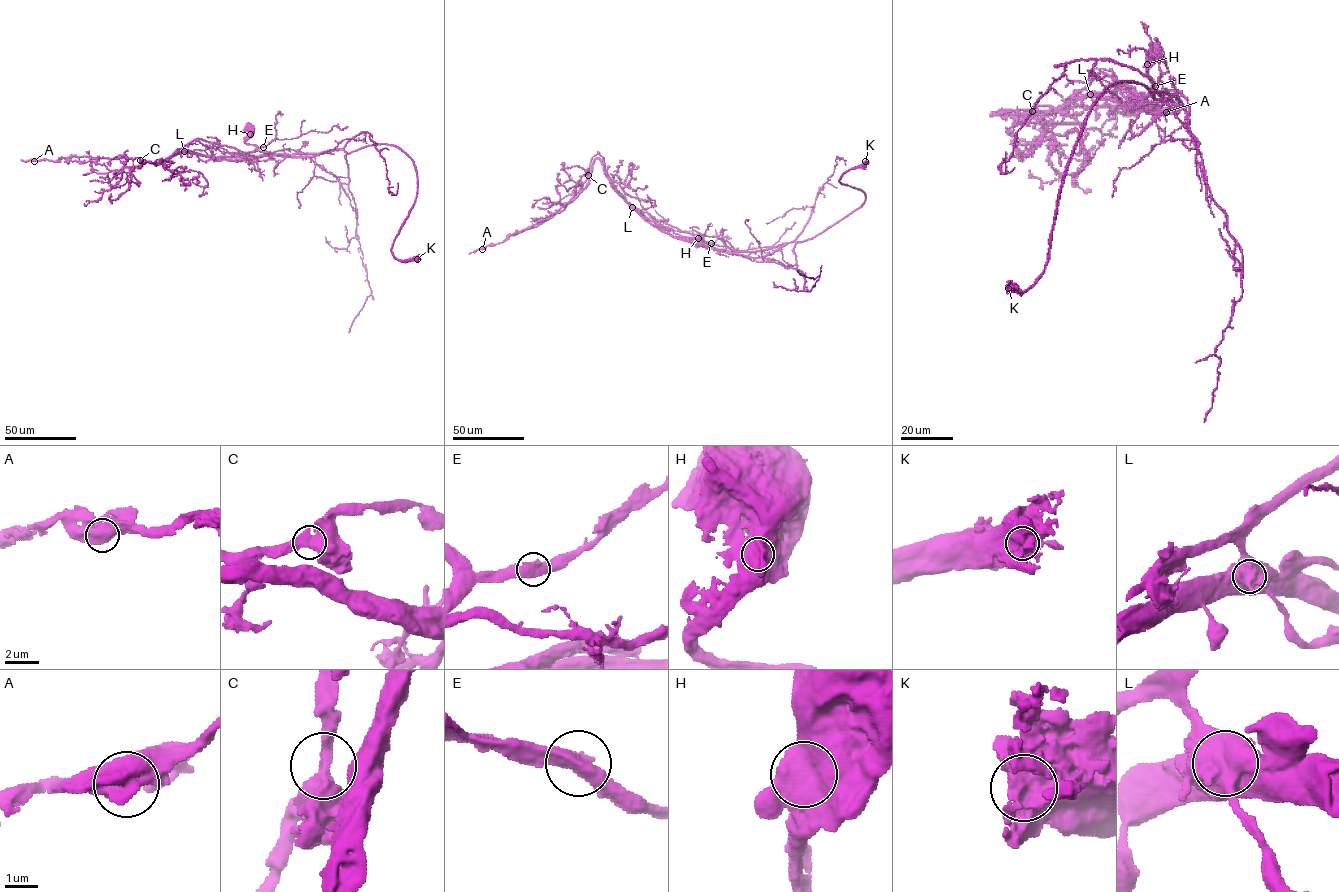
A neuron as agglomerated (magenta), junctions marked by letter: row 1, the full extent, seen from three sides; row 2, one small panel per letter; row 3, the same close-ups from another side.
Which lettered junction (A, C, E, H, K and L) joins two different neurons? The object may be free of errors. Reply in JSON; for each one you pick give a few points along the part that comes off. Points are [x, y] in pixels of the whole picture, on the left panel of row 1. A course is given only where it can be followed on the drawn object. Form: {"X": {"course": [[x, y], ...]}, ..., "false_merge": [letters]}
{"L": {"course": [[184, 151], [178, 148], [168, 160], [154, 162], [141, 161], [135, 157], [72, 156], [54, 161], [21, 160]]}, "false_merge": ["L"]}

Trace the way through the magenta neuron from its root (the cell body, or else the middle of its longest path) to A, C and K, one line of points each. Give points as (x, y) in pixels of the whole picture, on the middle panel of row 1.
A: (699, 243), (693, 240), (704, 241), (643, 217), (614, 187), (596, 159), (579, 190), (543, 222), (482, 249)
C: (699, 243), (697, 238), (693, 240), (704, 241), (681, 236), (643, 217), (612, 186), (598, 159), (588, 175)
K: (699, 243), (694, 238), (753, 251), (812, 238), (865, 201), (861, 190), (839, 179), (865, 161)

